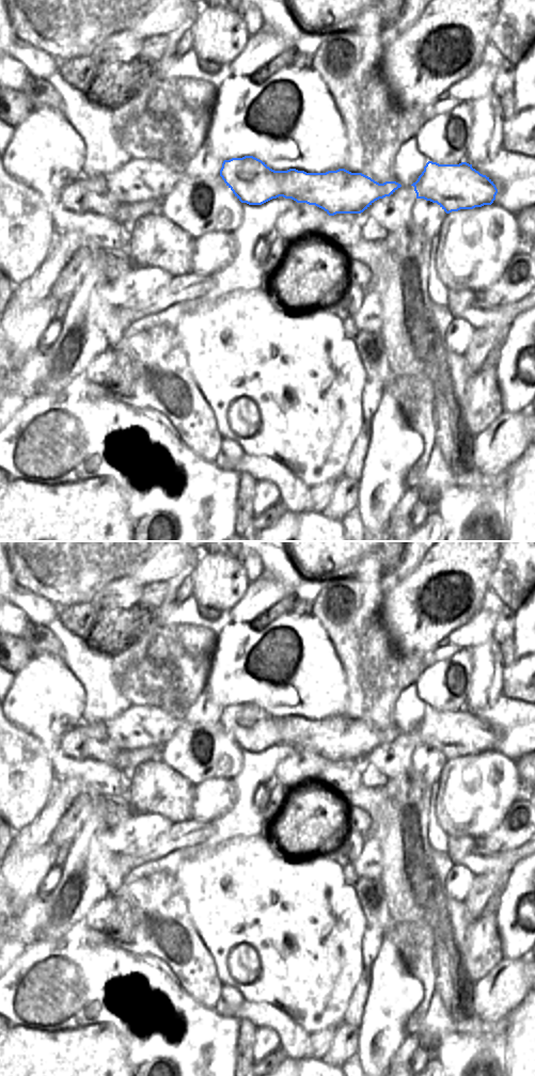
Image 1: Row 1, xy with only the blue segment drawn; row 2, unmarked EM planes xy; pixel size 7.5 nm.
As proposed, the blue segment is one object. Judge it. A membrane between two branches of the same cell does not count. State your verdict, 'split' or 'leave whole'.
split

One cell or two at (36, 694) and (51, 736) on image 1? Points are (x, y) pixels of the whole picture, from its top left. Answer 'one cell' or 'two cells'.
one cell

